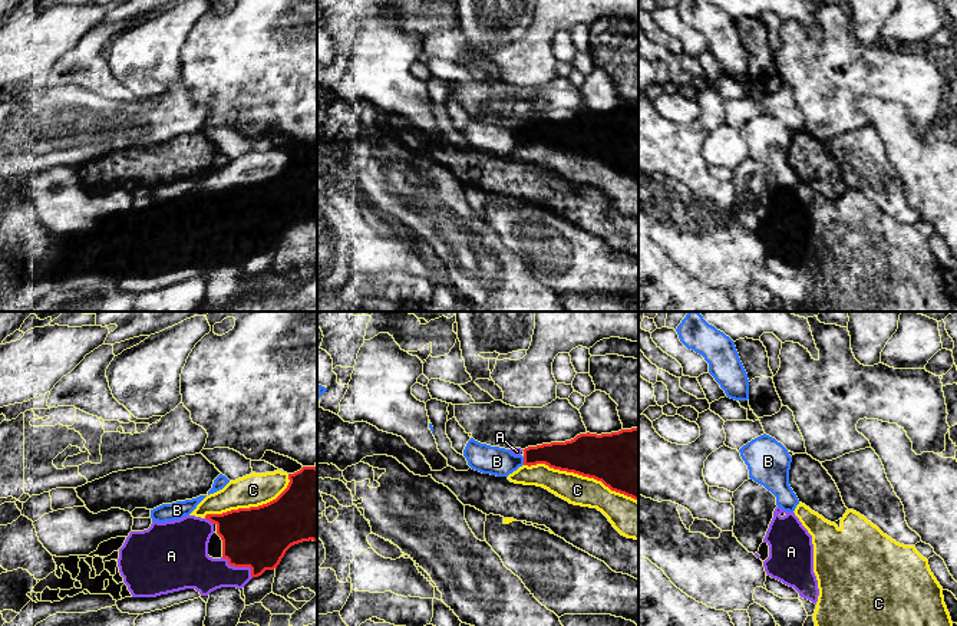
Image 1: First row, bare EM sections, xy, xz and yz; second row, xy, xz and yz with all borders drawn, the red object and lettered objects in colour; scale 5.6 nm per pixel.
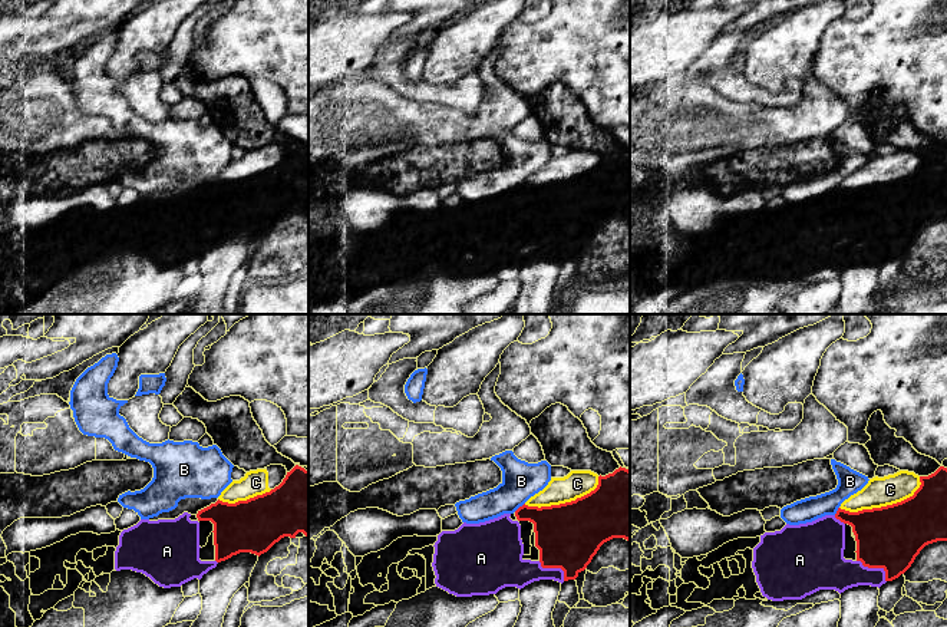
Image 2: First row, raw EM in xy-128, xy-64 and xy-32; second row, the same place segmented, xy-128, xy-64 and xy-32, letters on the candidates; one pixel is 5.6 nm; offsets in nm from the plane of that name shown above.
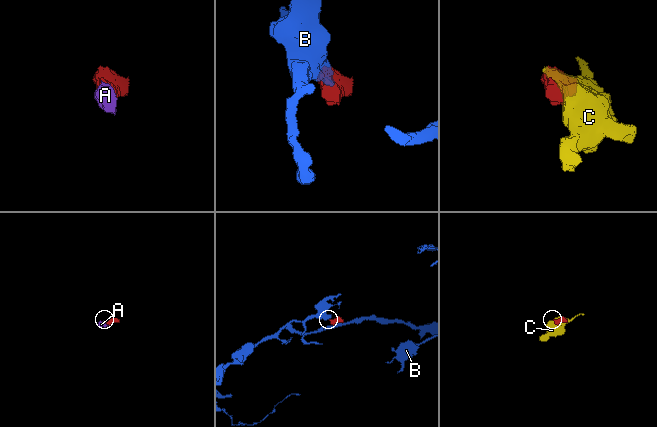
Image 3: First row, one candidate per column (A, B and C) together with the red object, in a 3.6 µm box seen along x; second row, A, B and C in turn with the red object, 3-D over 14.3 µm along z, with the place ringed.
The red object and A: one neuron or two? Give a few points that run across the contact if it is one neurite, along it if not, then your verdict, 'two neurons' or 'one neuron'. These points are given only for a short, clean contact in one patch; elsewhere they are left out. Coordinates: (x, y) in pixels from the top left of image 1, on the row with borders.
one neuron

